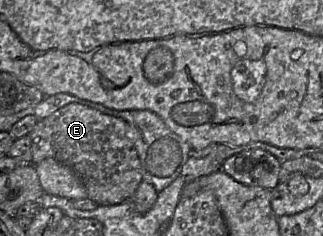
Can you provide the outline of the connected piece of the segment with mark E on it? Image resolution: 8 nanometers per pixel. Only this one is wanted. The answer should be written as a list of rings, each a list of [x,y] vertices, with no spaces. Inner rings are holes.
[[[70,103],[37,121],[27,136],[31,140],[31,164],[53,158],[70,167],[83,183],[87,198],[98,205],[117,205],[130,200],[143,181],[141,162],[129,126],[121,118]]]

